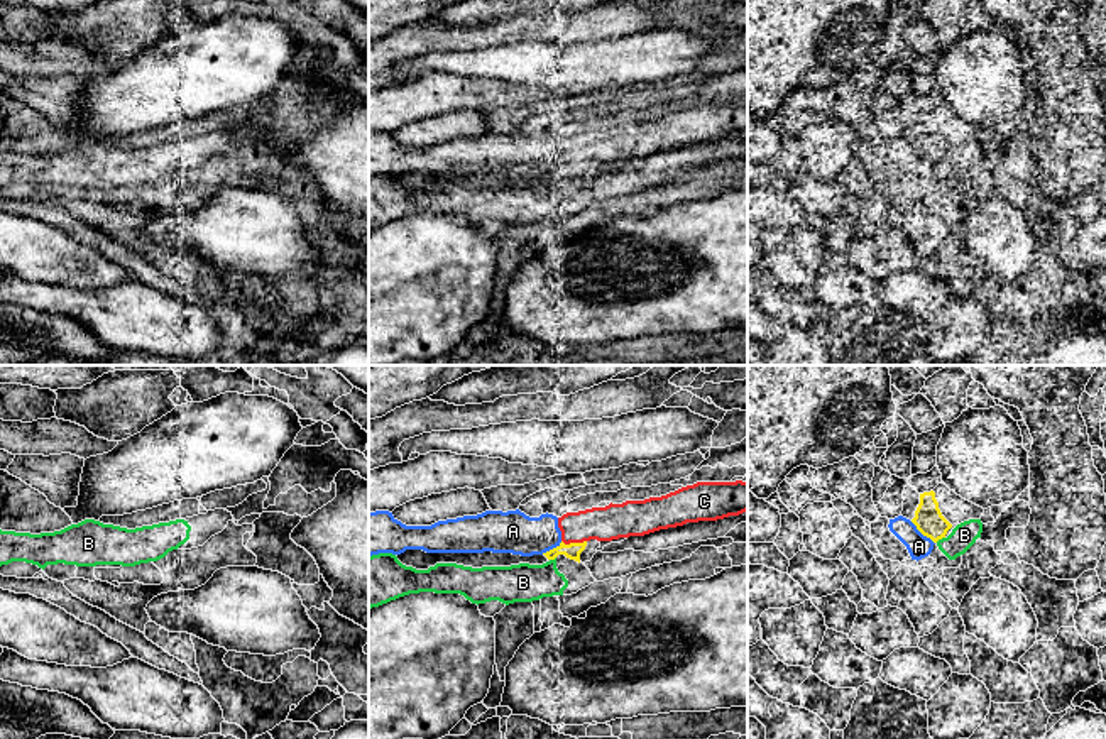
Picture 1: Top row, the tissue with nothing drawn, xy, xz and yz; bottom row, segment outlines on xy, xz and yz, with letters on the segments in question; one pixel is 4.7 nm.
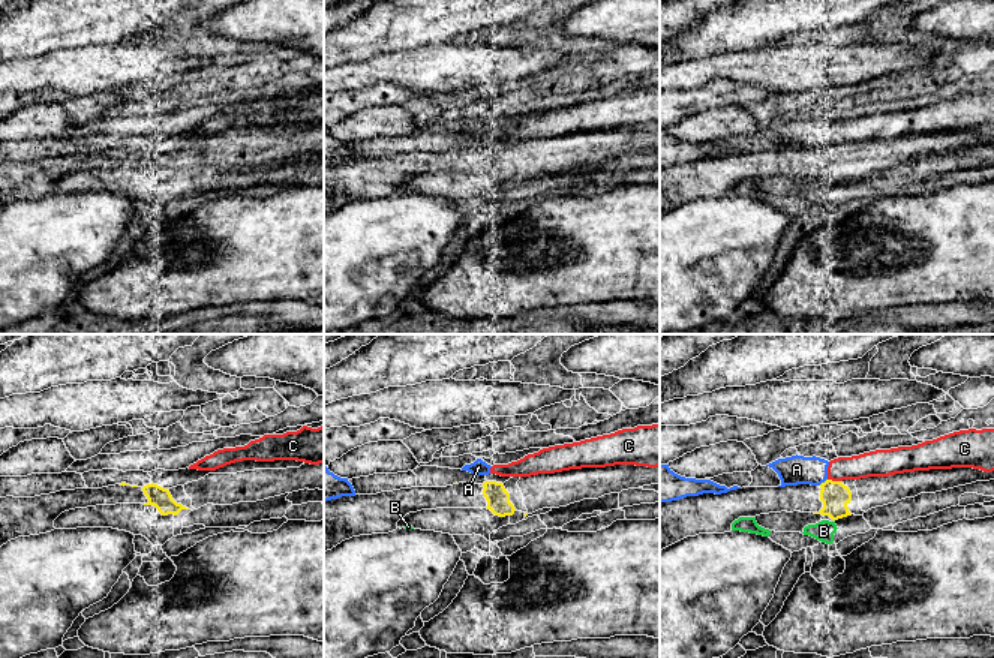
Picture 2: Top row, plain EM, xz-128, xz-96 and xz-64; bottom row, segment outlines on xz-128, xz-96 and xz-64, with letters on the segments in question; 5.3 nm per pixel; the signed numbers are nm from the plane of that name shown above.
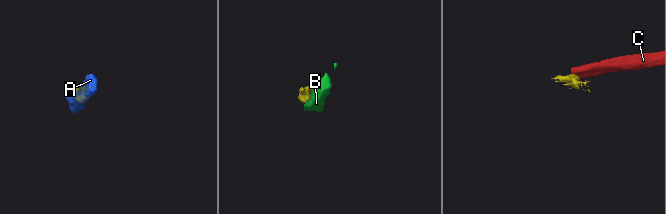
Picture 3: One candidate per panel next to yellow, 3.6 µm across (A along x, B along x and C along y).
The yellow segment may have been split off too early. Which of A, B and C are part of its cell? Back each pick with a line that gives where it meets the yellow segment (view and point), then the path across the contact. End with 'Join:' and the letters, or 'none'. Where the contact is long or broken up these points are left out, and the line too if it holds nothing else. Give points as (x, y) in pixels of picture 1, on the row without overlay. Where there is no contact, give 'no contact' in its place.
Join: none

